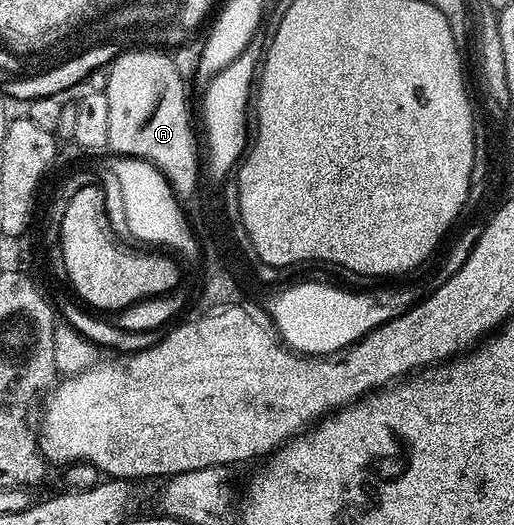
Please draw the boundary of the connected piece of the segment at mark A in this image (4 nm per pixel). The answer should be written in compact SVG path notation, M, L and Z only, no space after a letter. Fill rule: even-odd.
M142 45L116 54L109 64L104 86L108 97L108 147L119 156L151 163L169 181L179 200L187 201L198 187L198 147L194 144L194 127L190 124L190 107L186 104L187 80L177 72L173 58L165 53L165 50Z

